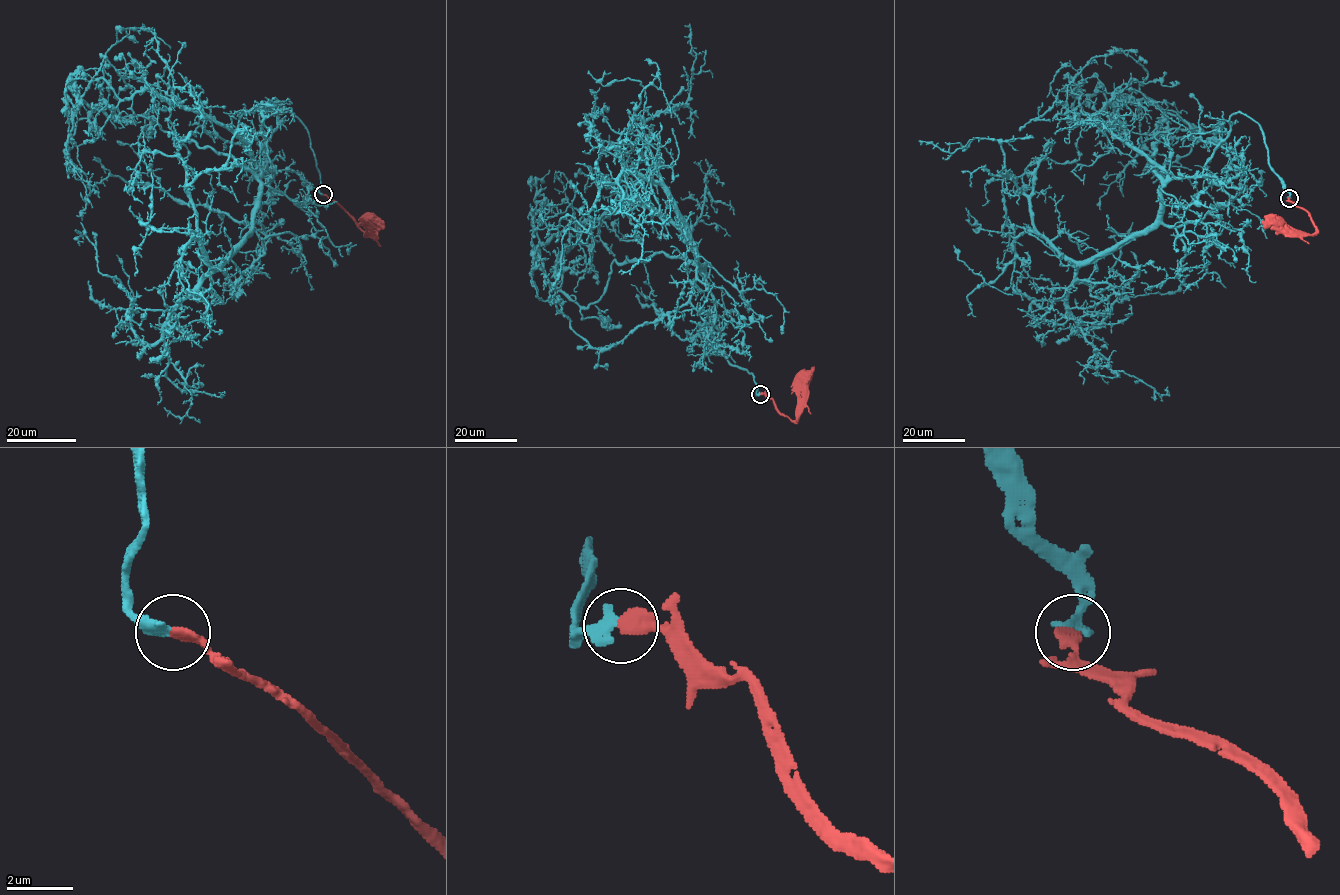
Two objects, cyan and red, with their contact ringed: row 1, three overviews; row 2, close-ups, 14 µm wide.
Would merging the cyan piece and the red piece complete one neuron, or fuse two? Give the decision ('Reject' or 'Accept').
Accept

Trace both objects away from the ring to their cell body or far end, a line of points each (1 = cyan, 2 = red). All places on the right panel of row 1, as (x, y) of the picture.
1: (1288, 198), (1236, 112), (1153, 223), (1073, 261), (999, 141), (920, 144)
2: (1288, 198), (1308, 213), (1316, 231), (1301, 233), (1261, 222)

